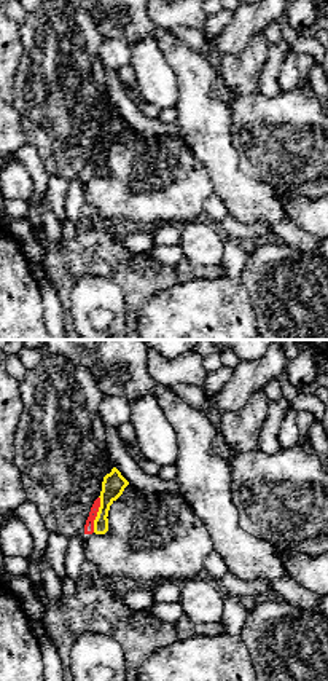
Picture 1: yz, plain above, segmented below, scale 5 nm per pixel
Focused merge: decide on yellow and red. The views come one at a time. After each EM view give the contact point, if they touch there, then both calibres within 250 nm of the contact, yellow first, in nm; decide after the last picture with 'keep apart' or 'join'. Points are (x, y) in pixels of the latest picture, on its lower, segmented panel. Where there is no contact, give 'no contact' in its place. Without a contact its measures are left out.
contact (97, 514); calibres 120 and 50 nm

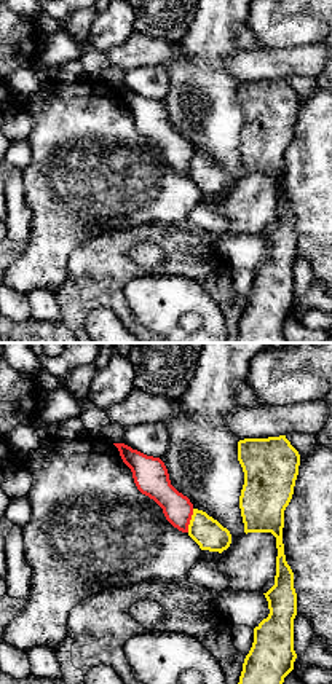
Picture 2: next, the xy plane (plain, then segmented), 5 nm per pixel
contact (190, 520); calibres 160 and 150 nm

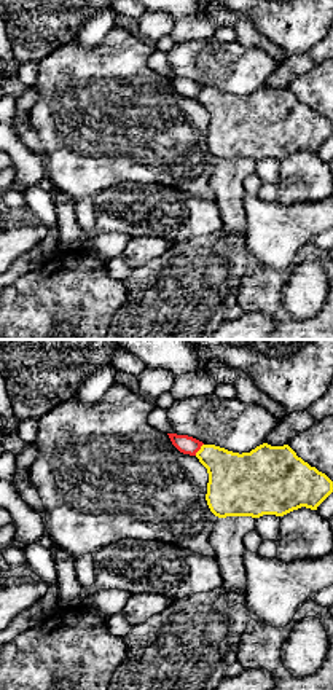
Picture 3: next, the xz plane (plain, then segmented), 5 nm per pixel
contact (199, 450); calibres 280 and 90 nm

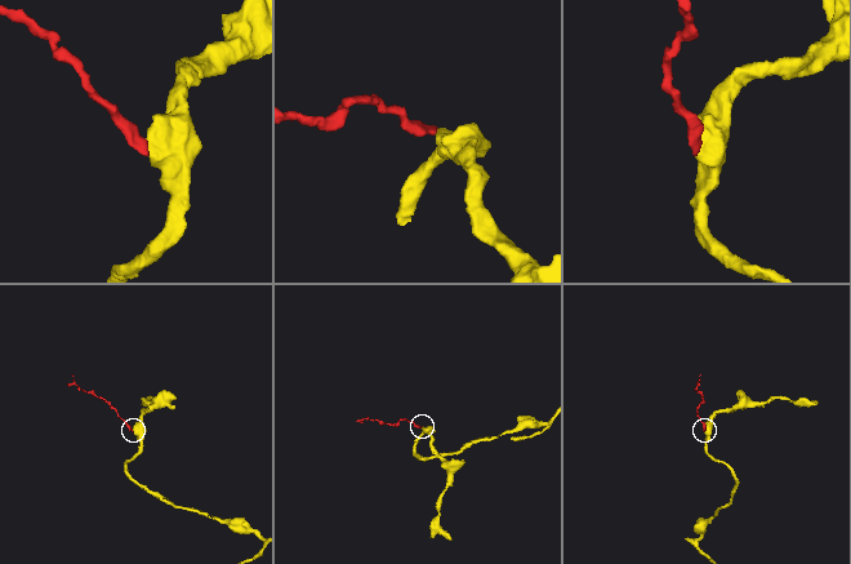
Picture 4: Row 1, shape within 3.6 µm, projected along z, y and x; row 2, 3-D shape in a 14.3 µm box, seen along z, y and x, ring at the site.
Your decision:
keep apart

